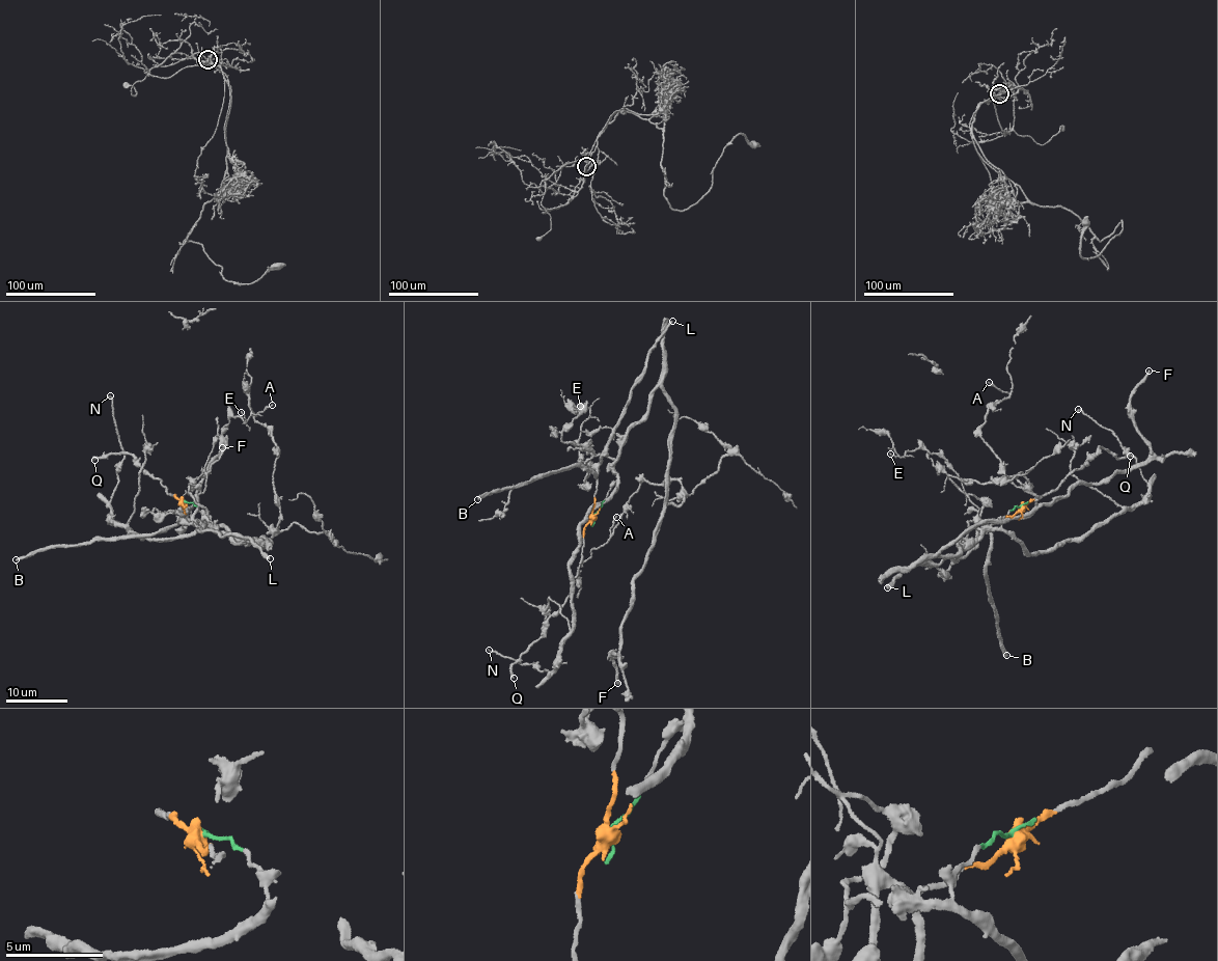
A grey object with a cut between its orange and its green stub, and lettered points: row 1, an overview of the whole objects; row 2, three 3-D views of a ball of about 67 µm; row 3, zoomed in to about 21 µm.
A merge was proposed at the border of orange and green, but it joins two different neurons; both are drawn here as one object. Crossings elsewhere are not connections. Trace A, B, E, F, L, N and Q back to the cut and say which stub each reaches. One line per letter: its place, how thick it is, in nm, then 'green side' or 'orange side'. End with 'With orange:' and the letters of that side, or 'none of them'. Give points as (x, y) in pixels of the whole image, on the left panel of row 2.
A: (272, 405) | 170 nm | green side
B: (16, 559) | 360 nm | orange side
E: (241, 412) | 140 nm | orange side
F: (222, 447) | 360 nm | green side
L: (270, 558) | 340 nm | orange side
N: (110, 395) | 200 nm | green side
Q: (94, 460) | 280 nm | orange side
With orange: B, E, L, Q

